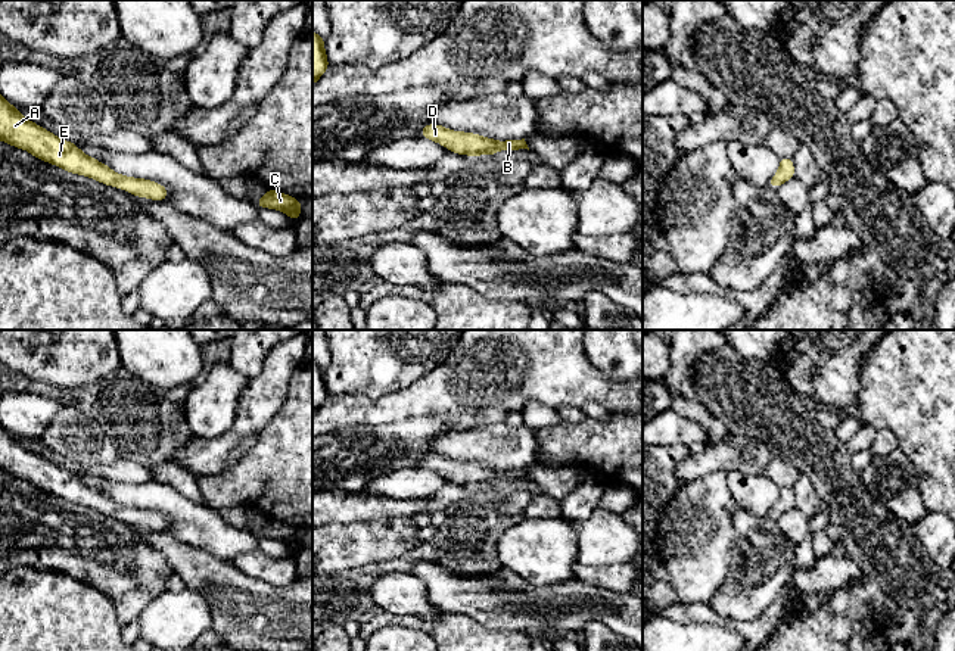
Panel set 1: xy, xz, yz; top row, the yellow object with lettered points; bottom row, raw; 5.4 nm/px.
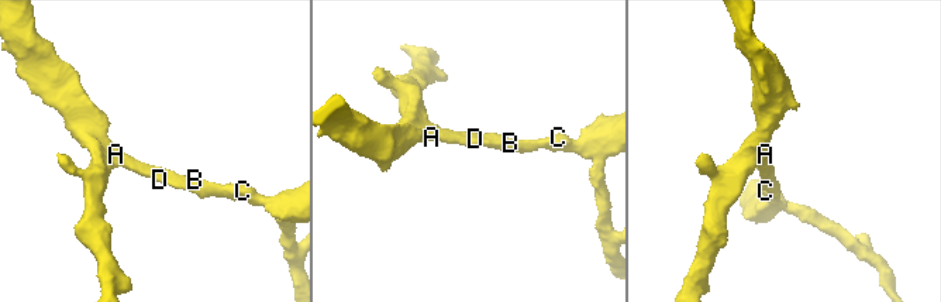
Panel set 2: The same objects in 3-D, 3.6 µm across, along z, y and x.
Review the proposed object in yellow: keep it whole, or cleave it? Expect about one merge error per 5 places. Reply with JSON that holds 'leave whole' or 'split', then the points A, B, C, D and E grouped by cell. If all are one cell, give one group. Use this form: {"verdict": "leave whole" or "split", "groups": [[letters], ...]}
{"verdict": "leave whole", "groups": [["A", "B", "C", "D", "E"]]}

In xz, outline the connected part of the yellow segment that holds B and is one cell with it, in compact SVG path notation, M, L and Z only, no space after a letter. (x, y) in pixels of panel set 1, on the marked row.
M427 124L421 131L420 137L441 143L444 147L449 149L452 153L458 155L495 155L498 150L519 150L528 149L525 138L522 140L507 140L498 141L491 140L473 133L451 131L445 127L436 124Z

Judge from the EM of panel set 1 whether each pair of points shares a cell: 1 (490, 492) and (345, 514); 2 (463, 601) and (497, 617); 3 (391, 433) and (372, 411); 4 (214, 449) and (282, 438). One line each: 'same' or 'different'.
1: same
2: same
3: different
4: different

